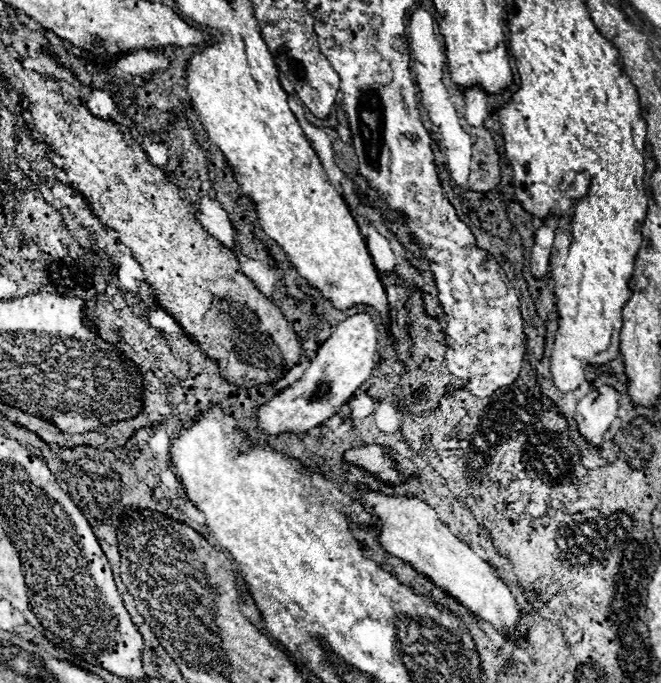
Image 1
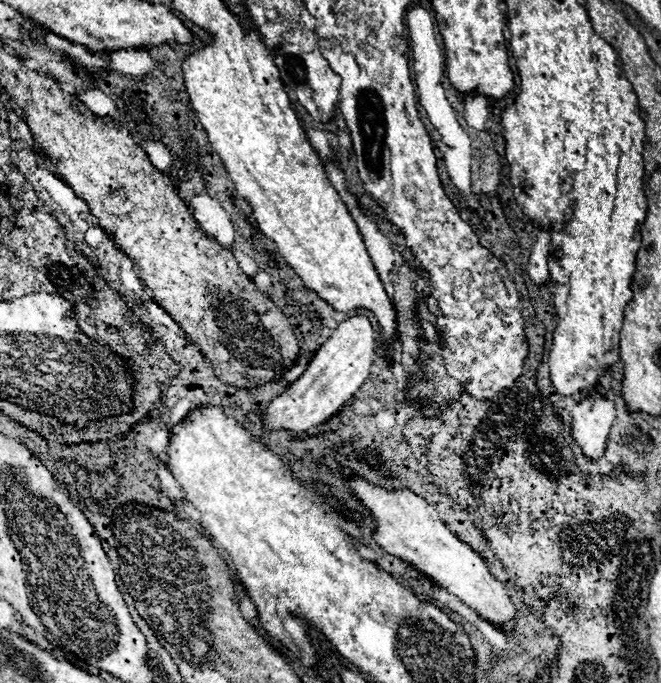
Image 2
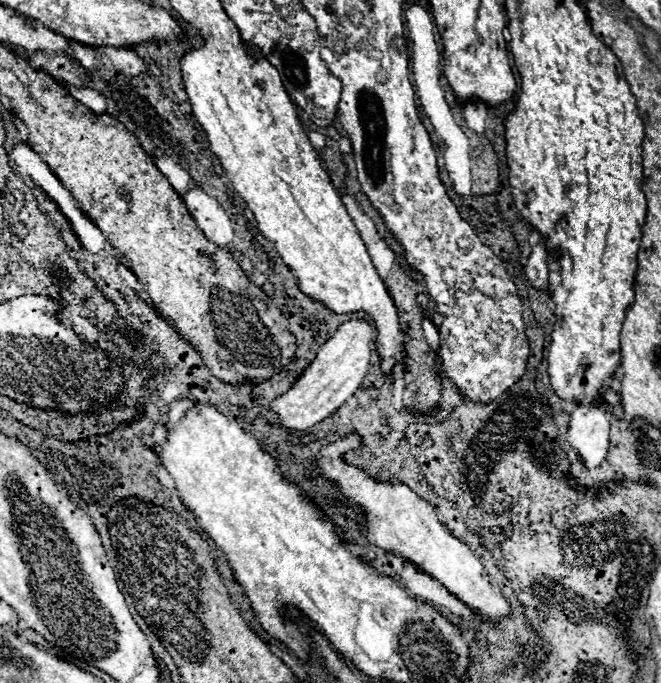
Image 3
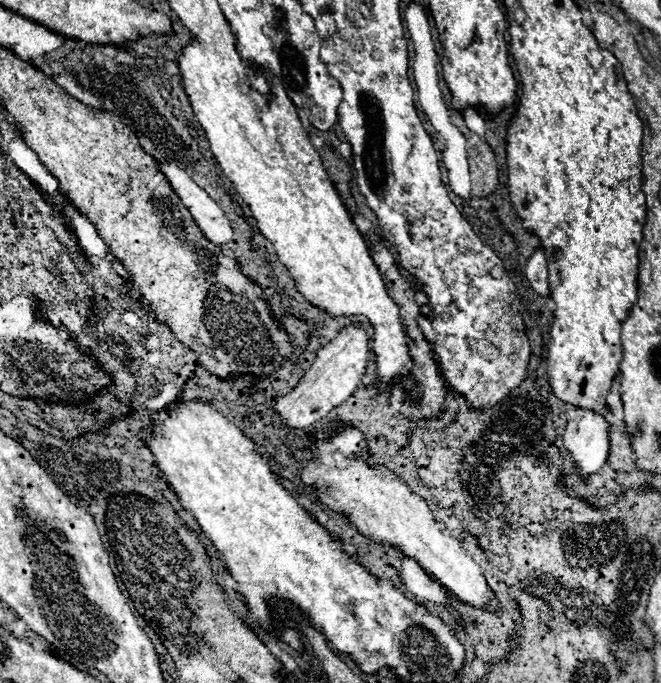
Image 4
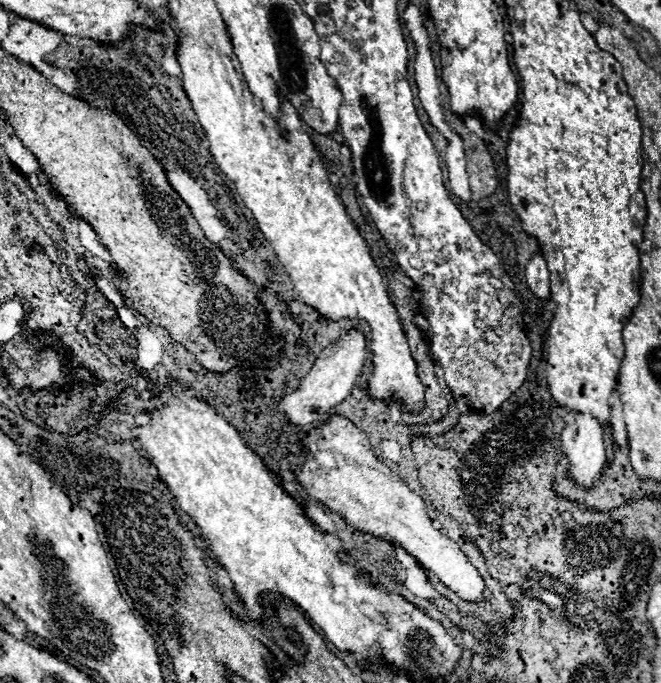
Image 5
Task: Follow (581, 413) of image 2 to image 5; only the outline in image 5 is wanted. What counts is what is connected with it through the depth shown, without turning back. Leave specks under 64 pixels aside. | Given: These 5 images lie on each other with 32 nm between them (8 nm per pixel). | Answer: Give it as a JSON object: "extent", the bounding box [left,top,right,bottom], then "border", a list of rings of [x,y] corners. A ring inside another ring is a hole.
{"extent":[562,414,606,488],"border":[[[590,414],[570,416],[562,432],[562,454],[568,460],[566,480],[580,488],[592,488],[606,460],[600,422]]]}

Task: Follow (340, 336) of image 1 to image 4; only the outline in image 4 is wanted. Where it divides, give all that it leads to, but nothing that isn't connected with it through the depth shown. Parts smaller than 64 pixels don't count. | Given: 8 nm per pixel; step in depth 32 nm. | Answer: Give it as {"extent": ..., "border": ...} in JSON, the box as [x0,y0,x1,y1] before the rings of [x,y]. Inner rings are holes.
{"extent":[274,324,370,428],"border":[[[350,324],[330,344],[326,344],[318,352],[310,370],[298,382],[298,386],[290,394],[276,400],[274,408],[282,416],[282,420],[292,428],[306,428],[306,426],[322,420],[334,406],[348,400],[366,370],[366,362],[368,362],[368,354],[370,354],[368,340],[370,340],[370,334],[368,334],[366,326]]]}

